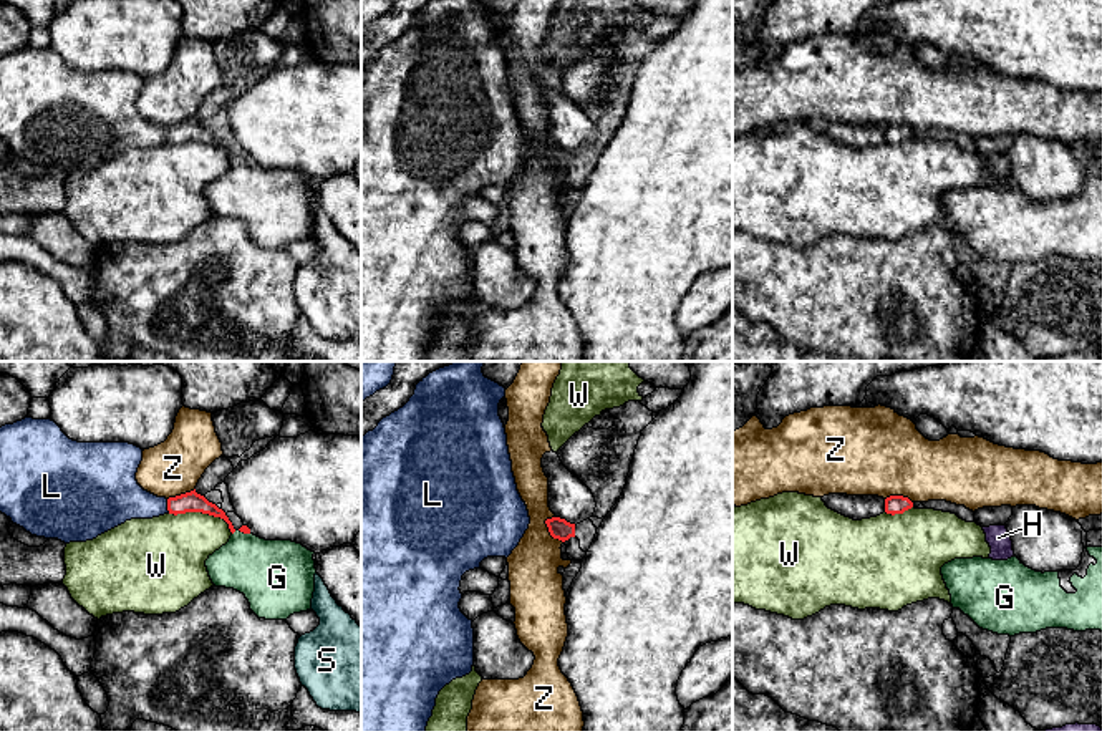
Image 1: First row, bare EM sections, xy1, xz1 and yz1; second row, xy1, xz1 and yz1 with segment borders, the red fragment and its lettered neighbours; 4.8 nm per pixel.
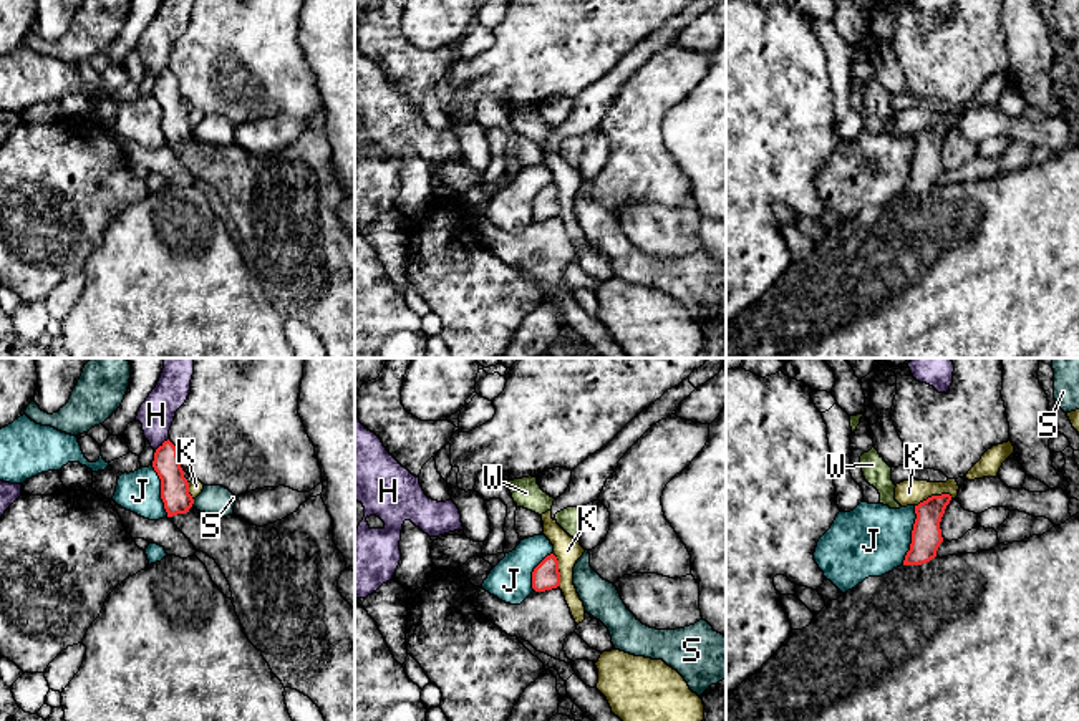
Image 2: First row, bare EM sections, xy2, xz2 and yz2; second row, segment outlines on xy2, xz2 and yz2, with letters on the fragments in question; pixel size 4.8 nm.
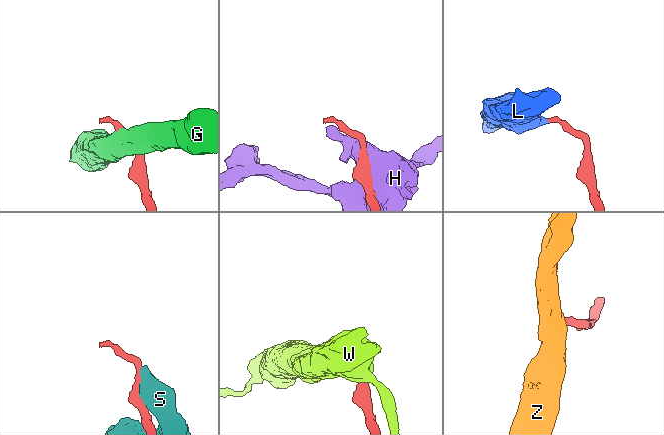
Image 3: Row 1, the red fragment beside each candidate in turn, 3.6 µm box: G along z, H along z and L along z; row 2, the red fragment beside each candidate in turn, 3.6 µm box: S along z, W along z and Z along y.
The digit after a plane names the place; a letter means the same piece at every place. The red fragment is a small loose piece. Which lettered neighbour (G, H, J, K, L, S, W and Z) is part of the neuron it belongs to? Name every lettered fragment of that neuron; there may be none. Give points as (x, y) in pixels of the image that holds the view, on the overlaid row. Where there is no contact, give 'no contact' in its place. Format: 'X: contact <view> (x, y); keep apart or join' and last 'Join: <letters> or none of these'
G: contact xy1 (244, 532); keep apart
H: contact xy2 (163, 443); keep apart
J: contact yz2 (912, 536); keep apart
K: contact yz2 (933, 496); keep apart
L: contact xy1 (168, 506); join
S: contact xy2 (193, 503); keep apart
W: contact xy1 (202, 513); keep apart
Z: contact xz1 (549, 531); keep apart
Join: L

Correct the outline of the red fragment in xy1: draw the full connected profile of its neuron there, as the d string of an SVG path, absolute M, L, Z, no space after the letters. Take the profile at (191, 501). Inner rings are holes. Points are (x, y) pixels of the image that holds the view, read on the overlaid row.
M25 418L0 428L0 512L36 537L65 544L86 542L131 519L164 514L202 512L220 517L235 529L225 512L196 489L176 497L144 491L136 472L143 449L129 443L78 443L48 419Z

